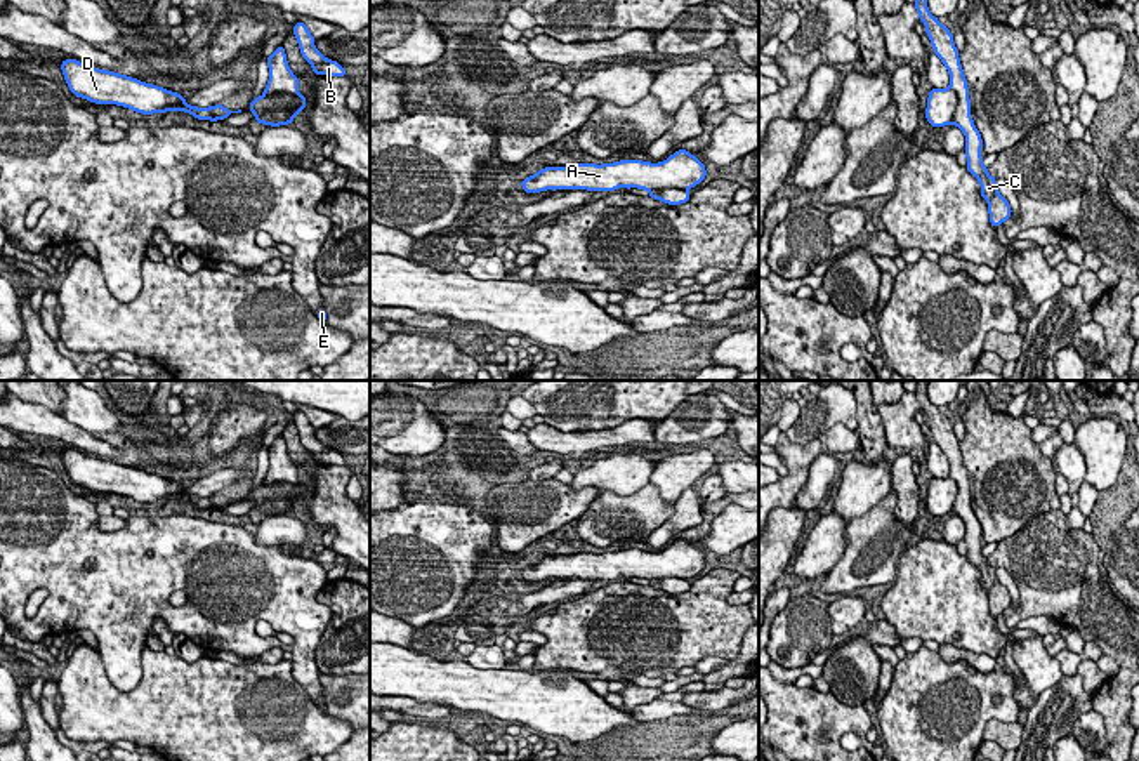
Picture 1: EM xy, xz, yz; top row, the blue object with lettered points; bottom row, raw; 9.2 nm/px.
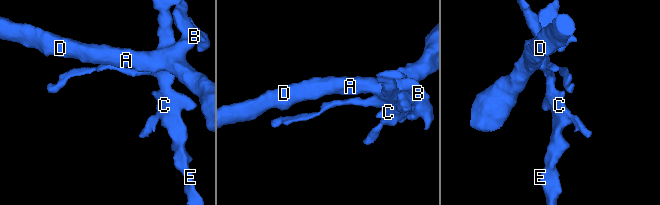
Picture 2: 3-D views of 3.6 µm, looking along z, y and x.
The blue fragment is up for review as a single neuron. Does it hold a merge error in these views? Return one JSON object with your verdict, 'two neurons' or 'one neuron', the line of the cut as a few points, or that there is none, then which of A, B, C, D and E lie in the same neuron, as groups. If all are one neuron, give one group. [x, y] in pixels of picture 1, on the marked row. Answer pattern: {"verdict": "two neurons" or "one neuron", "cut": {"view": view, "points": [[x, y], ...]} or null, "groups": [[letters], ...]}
{"verdict": "two neurons", "cut": {"view": "xy", "points": [[294, 117], [285, 110], [275, 110], [256, 119]]}, "groups": [["A", "B", "D"], ["C", "E"]]}

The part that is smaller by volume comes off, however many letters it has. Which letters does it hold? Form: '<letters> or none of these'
C, E

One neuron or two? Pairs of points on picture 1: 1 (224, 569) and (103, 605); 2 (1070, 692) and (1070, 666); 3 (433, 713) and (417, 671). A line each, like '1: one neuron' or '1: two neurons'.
1: one neuron
2: two neurons
3: two neurons

